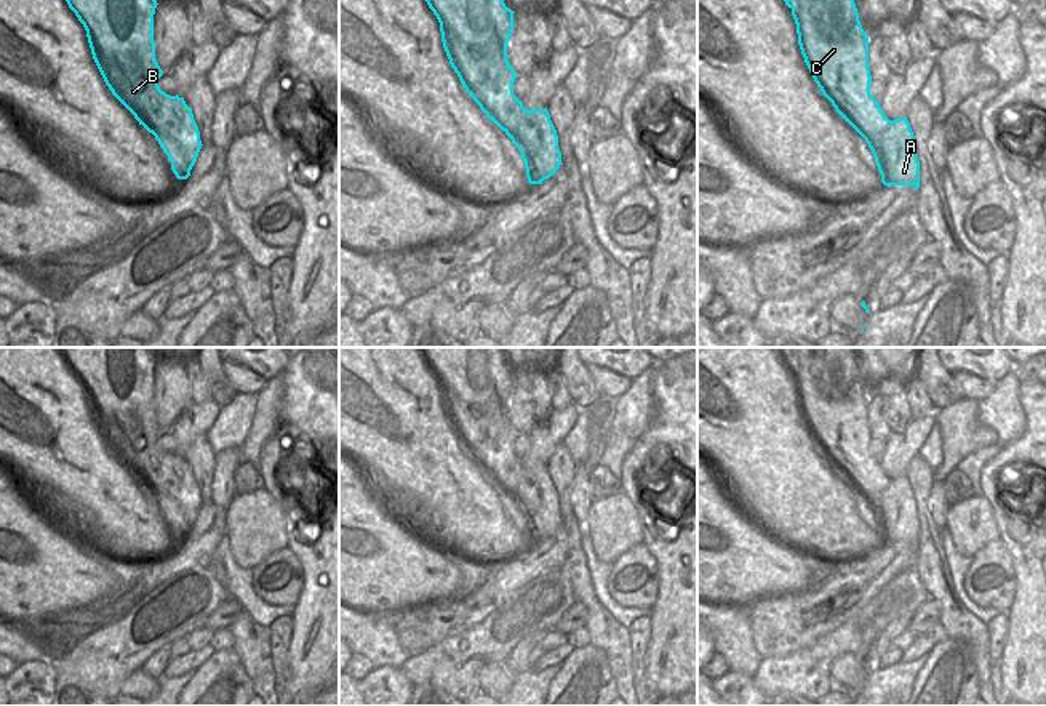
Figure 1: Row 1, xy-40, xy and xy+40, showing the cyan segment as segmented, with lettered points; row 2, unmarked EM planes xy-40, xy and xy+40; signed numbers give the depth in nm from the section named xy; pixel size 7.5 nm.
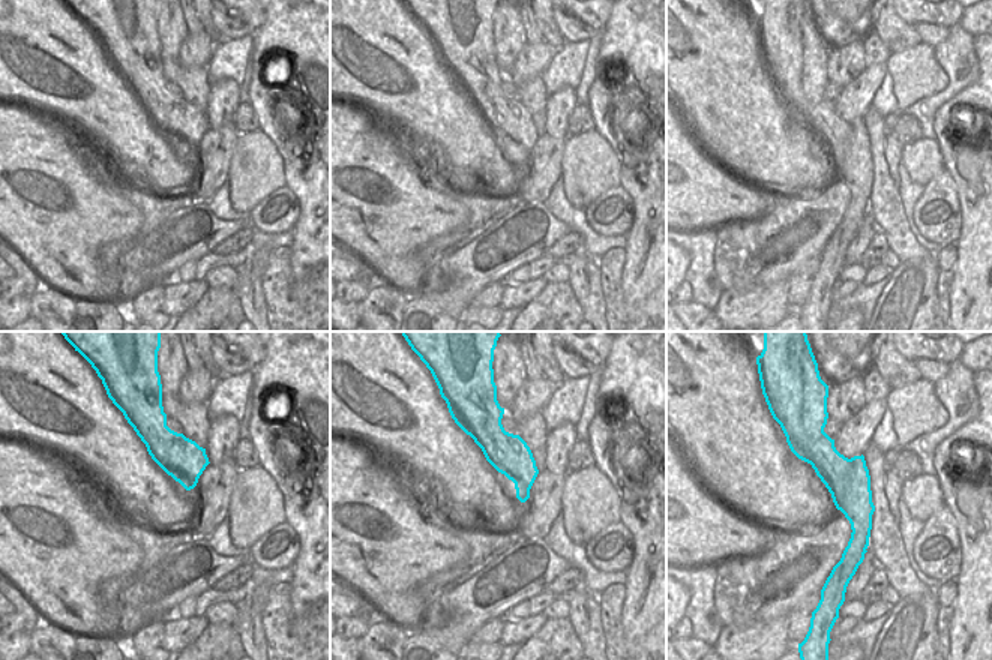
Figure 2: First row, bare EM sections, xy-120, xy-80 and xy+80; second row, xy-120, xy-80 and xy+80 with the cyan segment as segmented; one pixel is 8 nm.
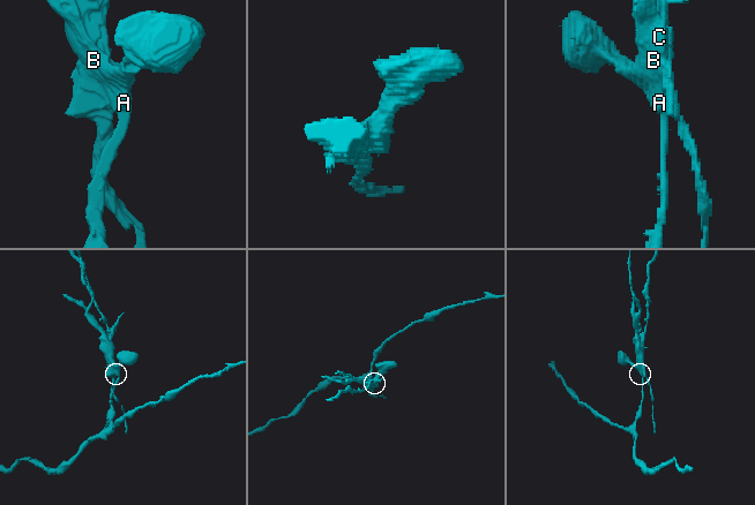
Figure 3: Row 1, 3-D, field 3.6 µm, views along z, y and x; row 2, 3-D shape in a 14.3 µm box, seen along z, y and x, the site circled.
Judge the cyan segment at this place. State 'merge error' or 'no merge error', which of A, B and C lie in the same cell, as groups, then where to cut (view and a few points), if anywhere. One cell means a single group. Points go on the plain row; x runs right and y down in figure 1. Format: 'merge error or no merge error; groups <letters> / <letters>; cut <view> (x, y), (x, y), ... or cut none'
merge error; groups A / B C; cut xy-40 (178, 455), (160, 458), (149, 471), (159, 487), (154, 493)

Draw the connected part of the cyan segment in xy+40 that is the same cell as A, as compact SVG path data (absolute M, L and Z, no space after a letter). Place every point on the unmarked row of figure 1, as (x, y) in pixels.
M907 475L896 477L889 482L889 488L883 493L883 509L894 527L891 532L881 533L881 541L891 544L920 546L920 520L916 517L915 495Z

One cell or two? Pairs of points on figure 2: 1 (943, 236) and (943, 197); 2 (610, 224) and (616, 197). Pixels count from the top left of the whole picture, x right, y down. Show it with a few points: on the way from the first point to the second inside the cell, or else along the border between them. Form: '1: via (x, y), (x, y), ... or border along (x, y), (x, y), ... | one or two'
1: via (943, 227), (943, 206) | one
2: via (610, 218), (616, 203) | one

